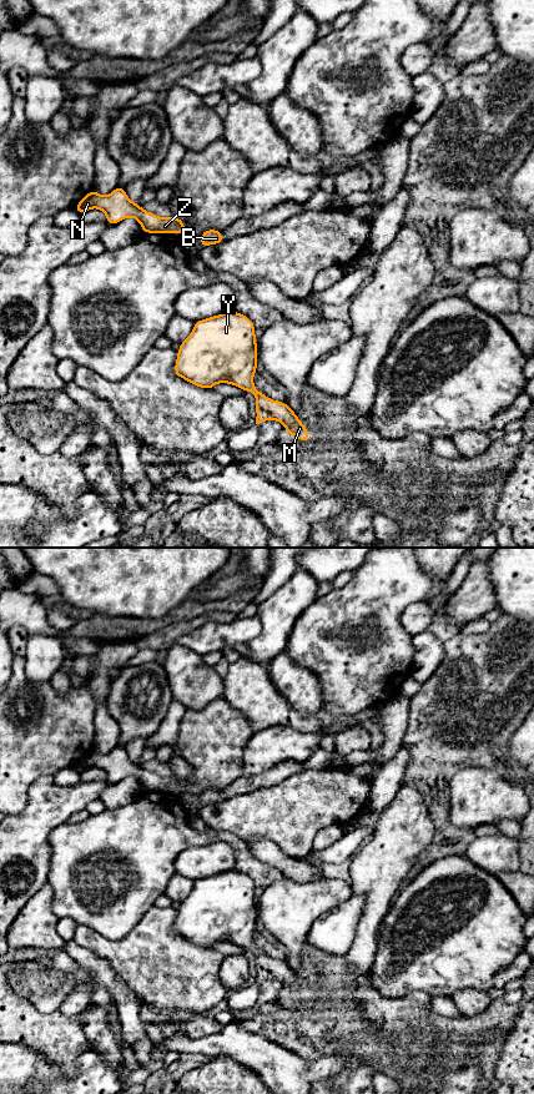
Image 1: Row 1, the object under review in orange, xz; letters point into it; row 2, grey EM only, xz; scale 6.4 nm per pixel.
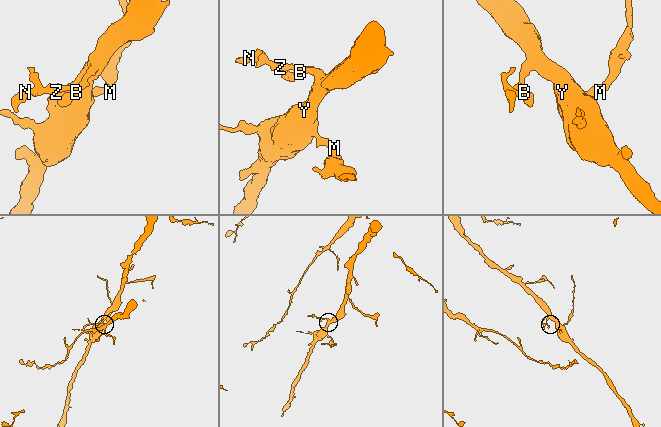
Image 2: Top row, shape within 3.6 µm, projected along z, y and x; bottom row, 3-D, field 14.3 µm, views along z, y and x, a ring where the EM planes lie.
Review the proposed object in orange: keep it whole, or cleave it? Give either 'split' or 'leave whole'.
leave whole

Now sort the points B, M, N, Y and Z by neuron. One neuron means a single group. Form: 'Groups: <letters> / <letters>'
Groups: B M N Y Z

